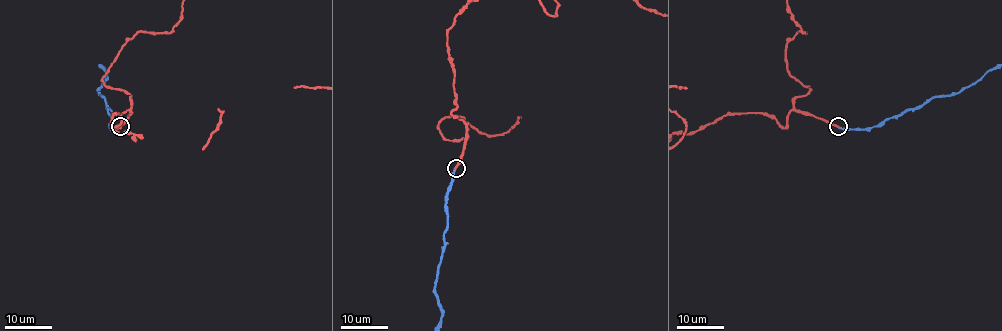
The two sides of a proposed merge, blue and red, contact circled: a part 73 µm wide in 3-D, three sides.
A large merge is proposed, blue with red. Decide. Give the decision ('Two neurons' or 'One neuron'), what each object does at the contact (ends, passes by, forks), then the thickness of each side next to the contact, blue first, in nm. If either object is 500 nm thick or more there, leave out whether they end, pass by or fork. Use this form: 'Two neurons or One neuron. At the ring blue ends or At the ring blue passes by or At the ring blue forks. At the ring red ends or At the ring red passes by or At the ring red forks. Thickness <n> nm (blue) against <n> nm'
One neuron. At the ring blue ends. At the ring red ends. Thickness 200 nm (blue) against 280 nm

